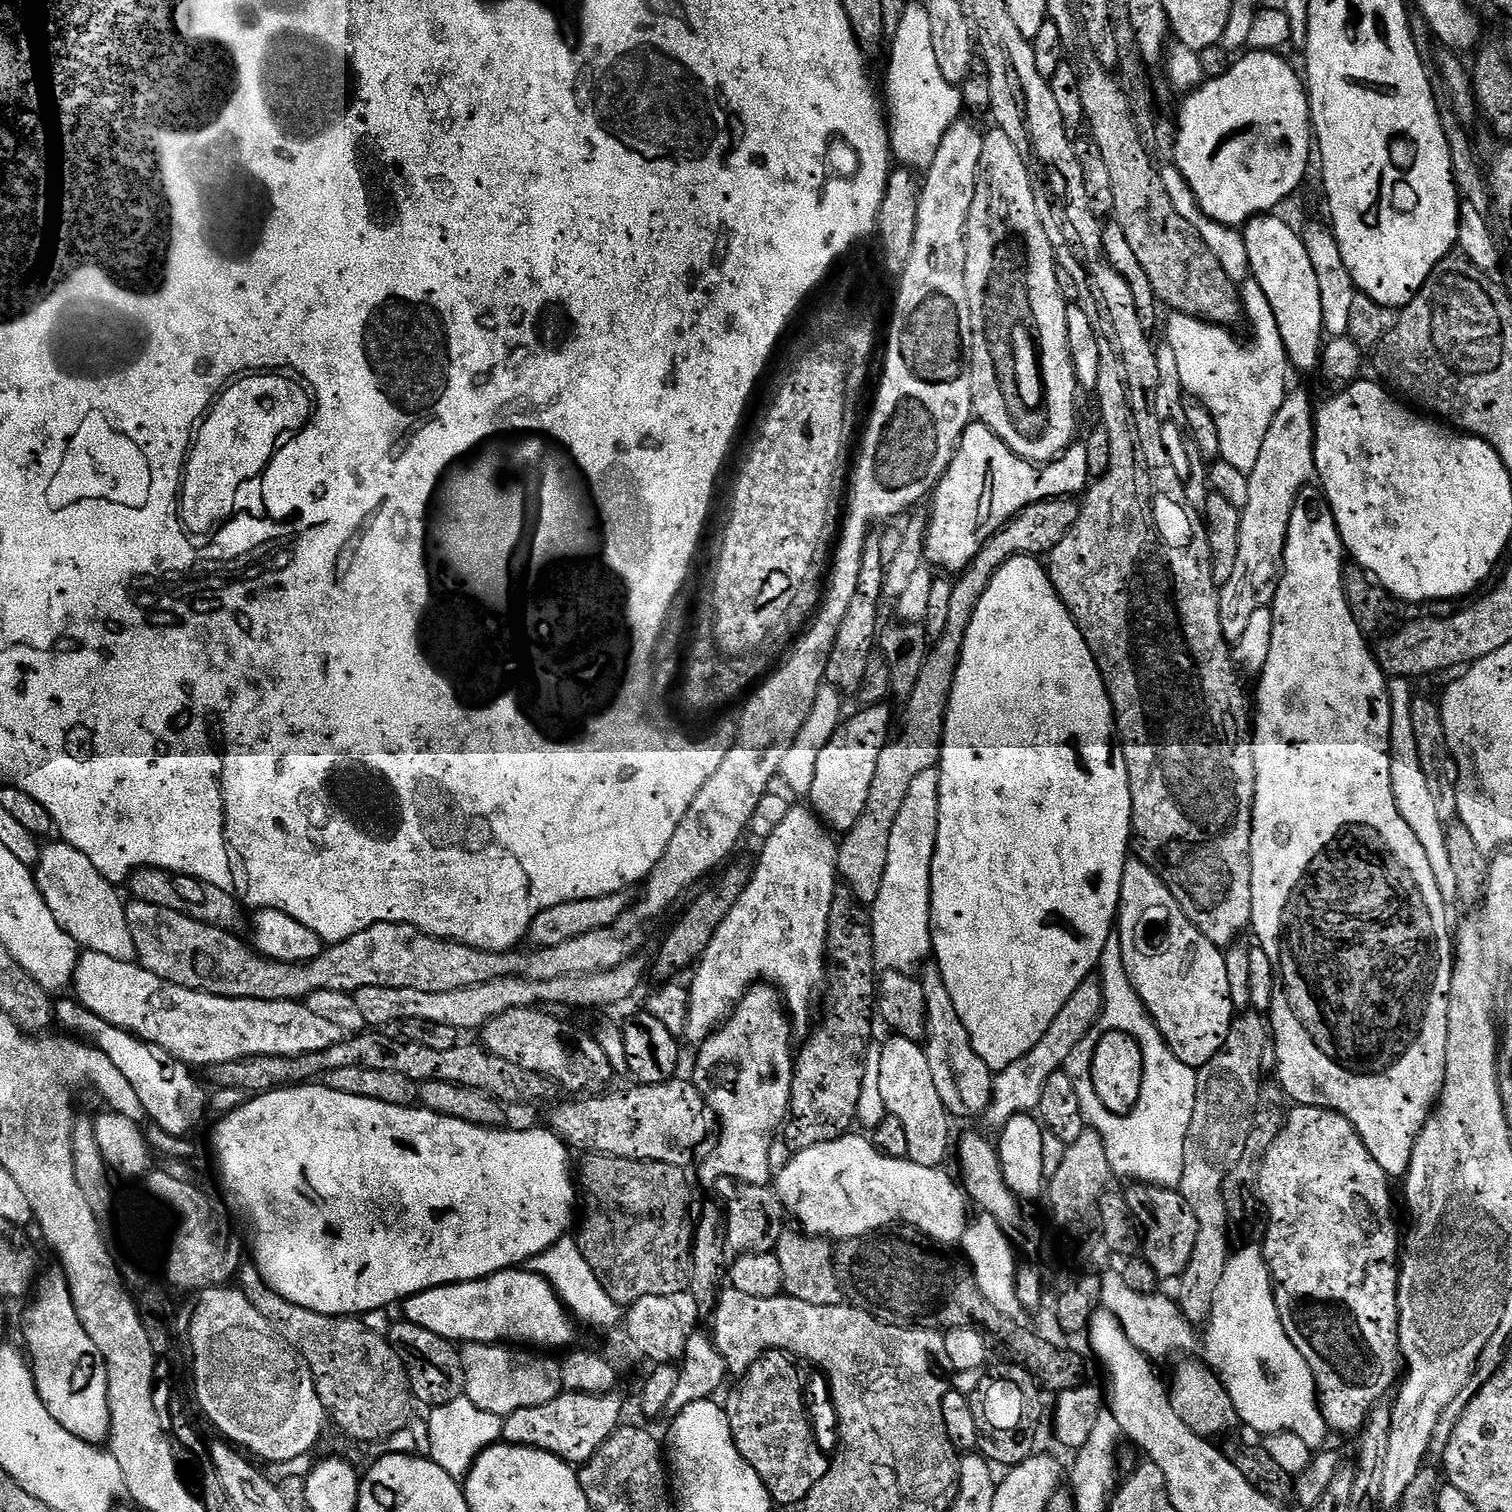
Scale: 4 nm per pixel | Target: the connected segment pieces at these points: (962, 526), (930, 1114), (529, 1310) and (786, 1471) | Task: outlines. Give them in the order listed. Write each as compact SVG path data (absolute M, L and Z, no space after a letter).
M979 422L969 424L956 446L950 466L930 496L932 512L930 511L928 516L928 533L924 536L925 557L929 561L933 560L931 563L937 569L945 568L946 571L952 572L948 574L959 574L967 570L984 543L1026 506L1053 498L1079 497L1090 484L1086 448L1084 442L1073 442L1055 460L1037 466L1014 454L1014 450L1010 450L1010 446L1006 446L1006 442L1002 442L1002 438L998 438L998 434L994 434L986 425Z
M889 1035L885 1044L879 1045L880 1061L878 1062L878 1091L882 1094L882 1102L889 1116L898 1118L906 1130L908 1159L918 1166L939 1168L948 1156L948 1120L950 1113L945 1108L942 1098L938 1098L938 1089L934 1087L934 1077L930 1075L930 1062L926 1058L923 1047L917 1041L905 1036Z
M505 1270L495 1272L493 1276L488 1276L484 1280L467 1280L464 1284L431 1288L408 1297L403 1301L403 1308L403 1319L407 1323L422 1326L422 1330L430 1330L430 1334L438 1334L444 1340L464 1344L503 1345L507 1342L512 1346L535 1346L540 1350L564 1347L567 1349L567 1344L576 1336L577 1325L568 1309L564 1307L564 1301L556 1295L555 1288L538 1273L527 1270Z
M766 1352L763 1356L758 1357L752 1365L746 1370L744 1376L739 1377L738 1384L740 1388L736 1388L728 1396L728 1404L726 1403L726 1411L728 1421L730 1422L730 1430L734 1442L738 1446L738 1450L742 1454L742 1458L746 1458L746 1462L750 1462L750 1466L754 1466L754 1470L758 1474L758 1478L762 1478L762 1482L766 1486L766 1490L772 1495L773 1501L777 1505L780 1504L796 1504L799 1505L810 1494L810 1490L814 1490L814 1486L818 1486L818 1482L822 1482L822 1478L828 1472L830 1463L829 1457L824 1457L824 1452L820 1449L820 1444L816 1441L816 1436L812 1433L812 1424L808 1421L808 1408L804 1405L804 1380L800 1377L800 1372L796 1369L797 1361L789 1356L787 1352Z

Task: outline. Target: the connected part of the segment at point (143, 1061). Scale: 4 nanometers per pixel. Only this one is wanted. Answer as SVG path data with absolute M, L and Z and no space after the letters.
M69 998L69 1000L58 1000L54 1006L54 1016L59 1024L61 1022L64 1027L78 1032L76 1033L77 1035L83 1036L82 1034L84 1034L86 1036L83 1037L86 1038L92 1038L88 1036L98 1036L96 1046L110 1058L110 1062L114 1063L114 1066L116 1066L123 1076L130 1081L130 1086L137 1091L138 1098L142 1101L145 1115L150 1120L152 1118L152 1122L157 1127L163 1129L163 1131L177 1137L185 1137L188 1134L186 1132L197 1124L203 1114L205 1116L207 1113L208 1092L207 1090L205 1091L190 1074L191 1069L189 1067L181 1064L177 1065L176 1077L166 1077L164 1068L158 1060L159 1055L149 1045L145 1044L143 1040L137 1039L132 1033L122 1031L121 1028L116 1028L112 1024L106 1023L104 1019L98 1018L92 1011L88 1011L82 1007L79 1001L75 999Z

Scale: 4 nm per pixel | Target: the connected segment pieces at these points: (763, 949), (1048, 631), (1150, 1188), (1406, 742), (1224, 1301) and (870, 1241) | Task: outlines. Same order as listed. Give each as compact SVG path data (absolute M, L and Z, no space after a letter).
M789 807L786 818L782 818L778 828L763 841L760 861L756 869L751 869L748 885L710 938L710 946L706 946L691 973L692 984L687 985L688 1015L684 1017L682 1036L693 1046L703 1044L731 1016L736 1003L753 984L770 984L780 993L793 1025L800 1026L807 1022L811 1012L813 1015L812 999L815 996L817 999L826 980L830 902L834 902L834 894L838 891L838 844L835 839L831 840L829 829L817 819L811 807L803 807Z
M1015 556L1010 558L1010 562L1003 564L998 570L998 574L994 574L990 586L986 586L986 594L982 594L982 598L974 610L974 618L970 618L970 626L966 630L966 638L960 651L958 670L952 683L952 693L948 699L948 713L944 715L944 740L940 744L938 771L940 774L940 781L938 782L938 828L936 830L932 869L930 870L934 964L940 969L940 977L946 982L946 990L950 990L950 999L954 1002L954 1010L958 1010L958 1018L962 1018L962 1026L966 1026L966 1030L970 1034L970 1042L974 1046L978 1058L982 1058L982 1062L986 1062L986 1066L992 1069L993 1073L997 1073L1006 1070L1006 1066L1018 1062L1030 1050L1034 1050L1034 1046L1044 1037L1046 1030L1050 1030L1050 1022L1054 1022L1054 1018L1058 1018L1058 1010L1062 1010L1062 1006L1066 1006L1070 994L1074 994L1074 990L1078 990L1080 983L1089 979L1097 971L1102 950L1106 946L1106 942L1114 935L1114 925L1118 920L1122 874L1124 873L1124 865L1130 859L1130 841L1132 838L1130 782L1126 774L1124 756L1118 747L1116 718L1112 714L1112 703L1108 697L1104 679L1094 662L1094 654L1090 654L1090 646L1086 646L1086 638L1082 638L1074 618L1068 613L1066 606L1058 598L1058 594L1050 582L1047 567L1037 557Z
M1137 1182L1128 1187L1130 1188L1123 1189L1122 1195L1142 1233L1143 1259L1148 1260L1150 1266L1154 1266L1154 1270L1161 1278L1183 1276L1194 1254L1198 1238L1198 1226L1194 1214L1186 1206L1179 1191Z
M1396 678L1388 685L1388 697L1392 703L1392 765L1390 766L1390 778L1394 790L1394 802L1398 812L1405 819L1410 830L1418 837L1418 842L1426 851L1429 859L1430 870L1434 873L1434 880L1438 883L1438 890L1442 893L1444 904L1452 906L1458 902L1458 885L1455 883L1455 873L1452 871L1451 861L1447 854L1445 844L1445 825L1438 818L1435 811L1435 803L1431 799L1430 790L1427 788L1426 776L1422 766L1418 762L1418 742L1414 739L1414 726L1410 722L1410 706L1414 689L1409 681L1404 678Z
M1256 1246L1256 1248L1241 1247L1241 1252L1233 1251L1228 1258L1228 1265L1226 1266L1226 1274L1222 1274L1222 1282L1218 1282L1218 1290L1212 1299L1212 1314L1206 1321L1206 1329L1208 1333L1204 1336L1204 1353L1202 1359L1217 1376L1220 1381L1226 1386L1226 1390L1232 1394L1232 1401L1240 1415L1240 1424L1246 1426L1249 1424L1254 1431L1259 1434L1267 1434L1270 1432L1293 1432L1298 1434L1298 1438L1302 1438L1302 1442L1306 1442L1306 1446L1310 1446L1316 1450L1321 1447L1320 1443L1324 1440L1324 1435L1329 1435L1330 1429L1328 1423L1324 1420L1324 1415L1320 1413L1320 1401L1316 1391L1316 1380L1312 1377L1310 1366L1306 1362L1306 1358L1302 1358L1302 1354L1298 1354L1298 1346L1294 1346L1294 1342L1290 1342L1290 1338L1286 1334L1286 1330L1282 1326L1282 1318L1278 1314L1278 1306L1274 1298L1274 1290L1272 1289L1272 1272L1268 1269L1268 1264L1265 1263L1263 1257L1263 1249Z
M889 1226L883 1230L875 1232L867 1232L864 1236L858 1238L850 1238L849 1240L839 1241L838 1247L834 1252L836 1258L836 1272L840 1276L840 1285L844 1288L847 1299L851 1301L855 1307L860 1308L863 1312L869 1312L880 1320L883 1324L893 1324L899 1328L930 1328L933 1330L947 1330L949 1328L961 1328L962 1326L970 1326L977 1328L984 1335L984 1341L988 1347L989 1353L1005 1356L1012 1364L1017 1364L1017 1369L1023 1370L1040 1385L1041 1389L1052 1391L1052 1394L1059 1394L1070 1390L1071 1388L1081 1387L1085 1383L1084 1380L1084 1360L1080 1356L1075 1356L1072 1352L1063 1352L1060 1348L1055 1348L1048 1340L1043 1340L1040 1336L1035 1336L1028 1328L1023 1328L1019 1319L1012 1319L1006 1314L1002 1314L1002 1310L997 1310L989 1300L980 1292L980 1287L976 1281L976 1277L965 1257L959 1251L953 1250L948 1246L937 1246L936 1240L930 1238L924 1232L919 1232L917 1228L909 1228L907 1226Z

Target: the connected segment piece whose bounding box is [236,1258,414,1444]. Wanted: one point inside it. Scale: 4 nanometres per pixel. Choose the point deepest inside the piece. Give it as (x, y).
(364, 1388)

